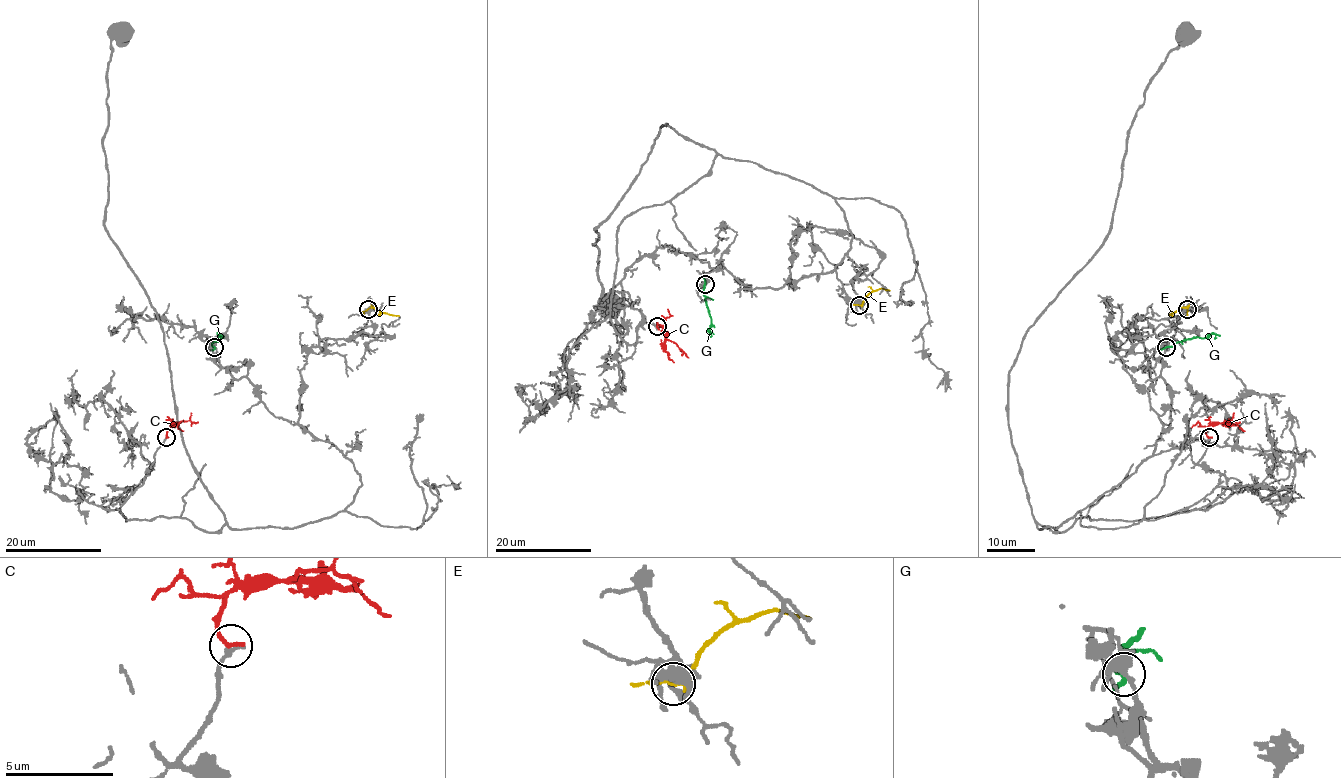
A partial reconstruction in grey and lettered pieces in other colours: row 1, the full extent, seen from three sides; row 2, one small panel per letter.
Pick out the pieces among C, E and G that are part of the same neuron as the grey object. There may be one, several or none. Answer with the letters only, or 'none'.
C

